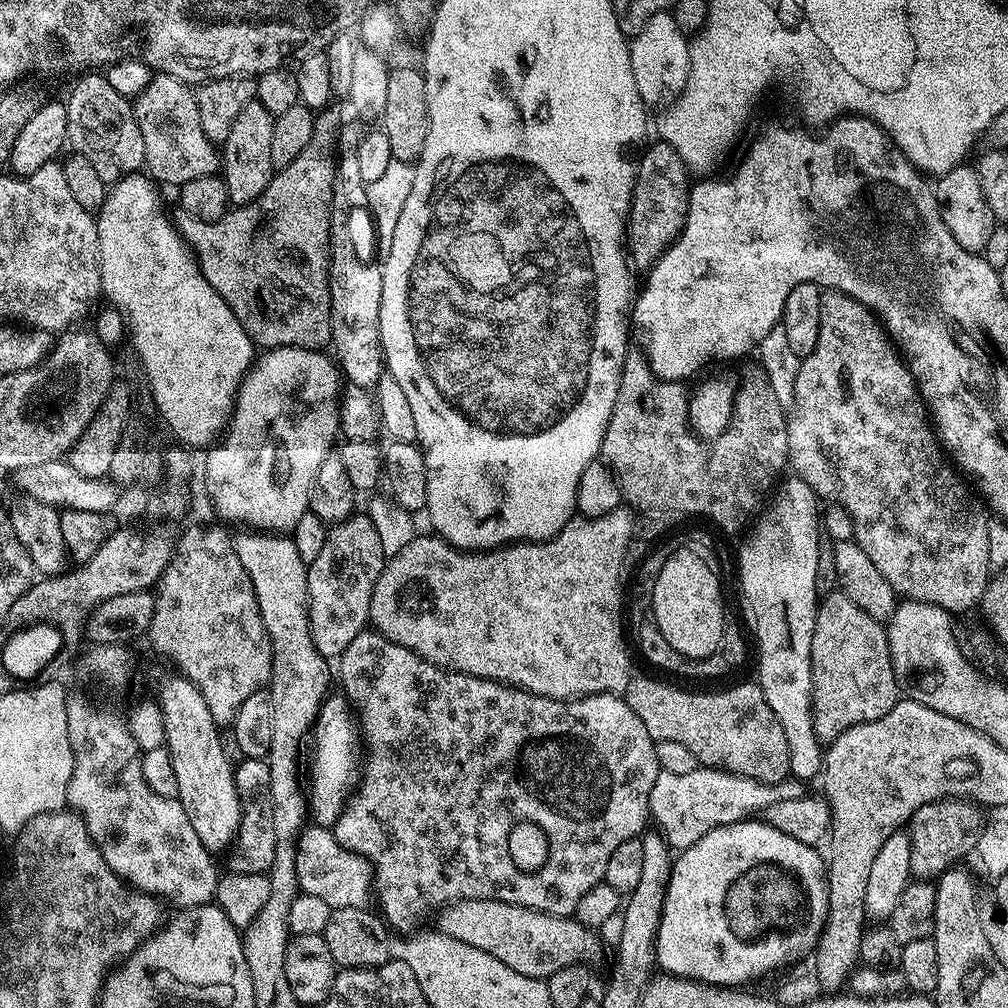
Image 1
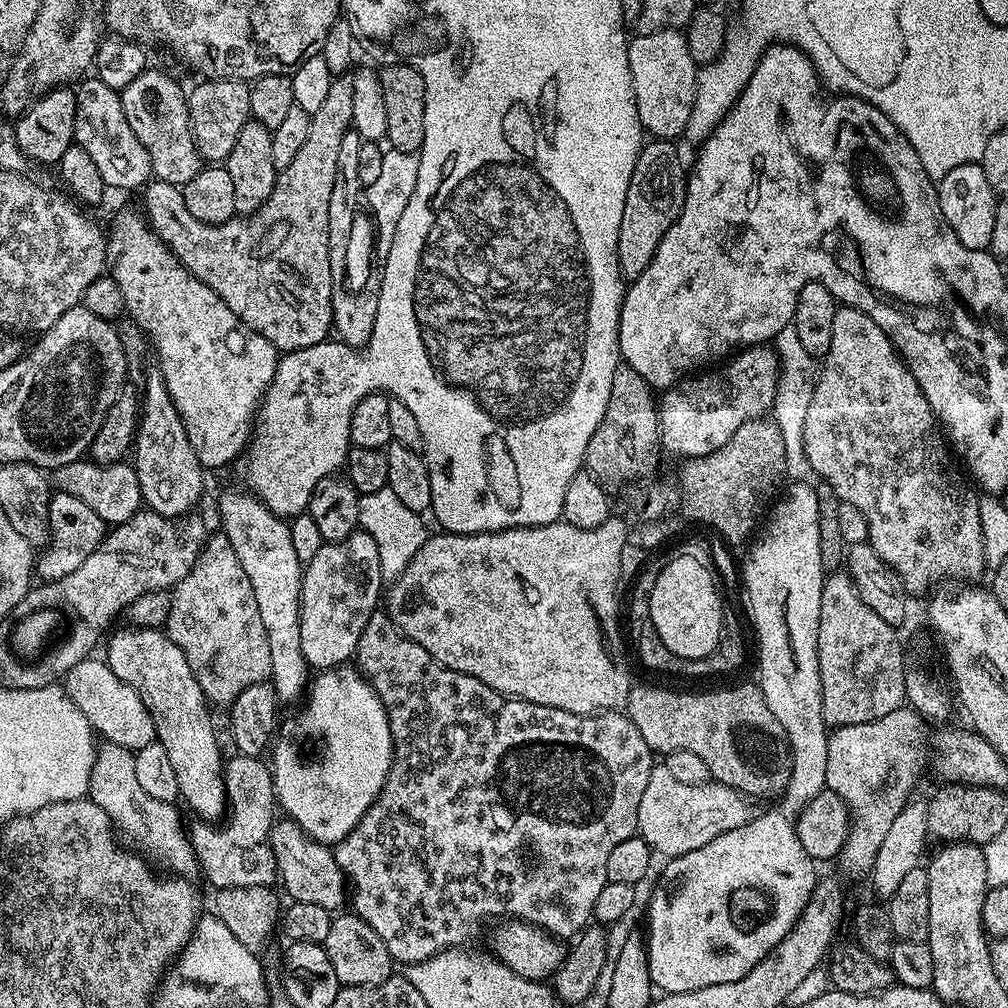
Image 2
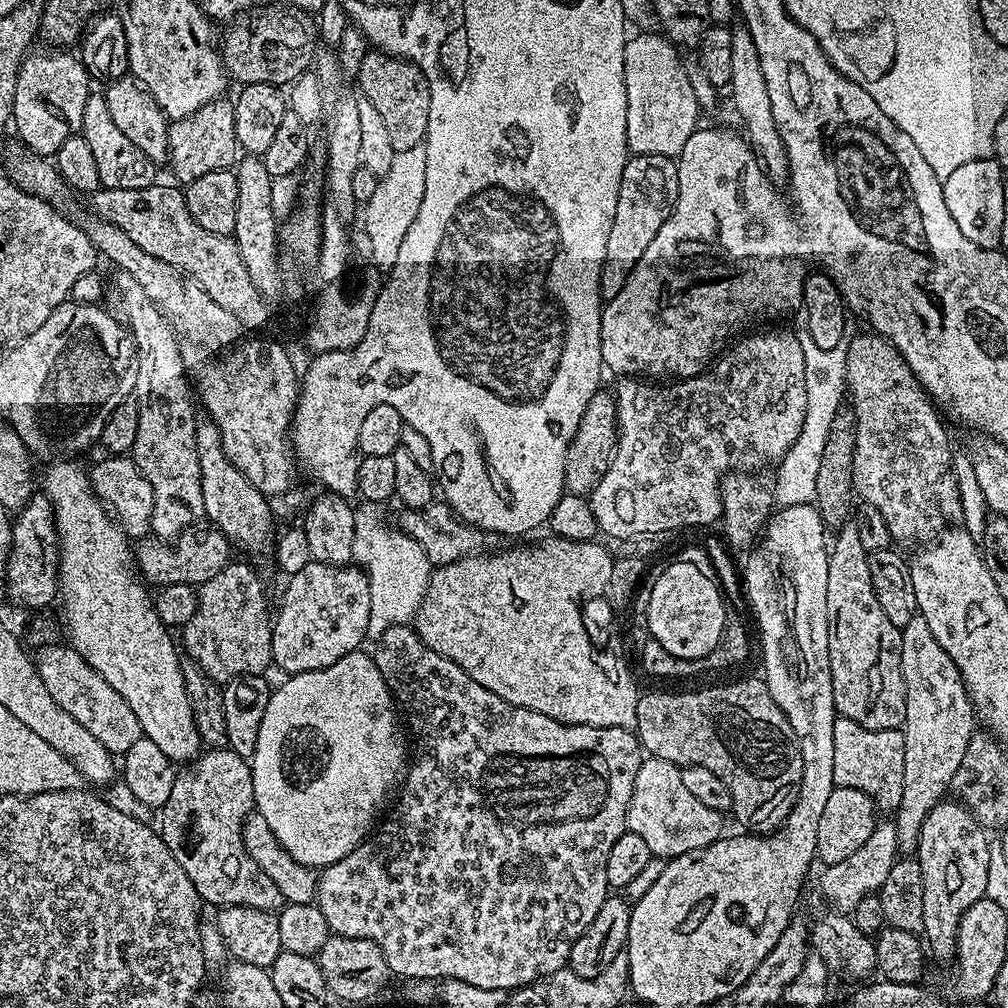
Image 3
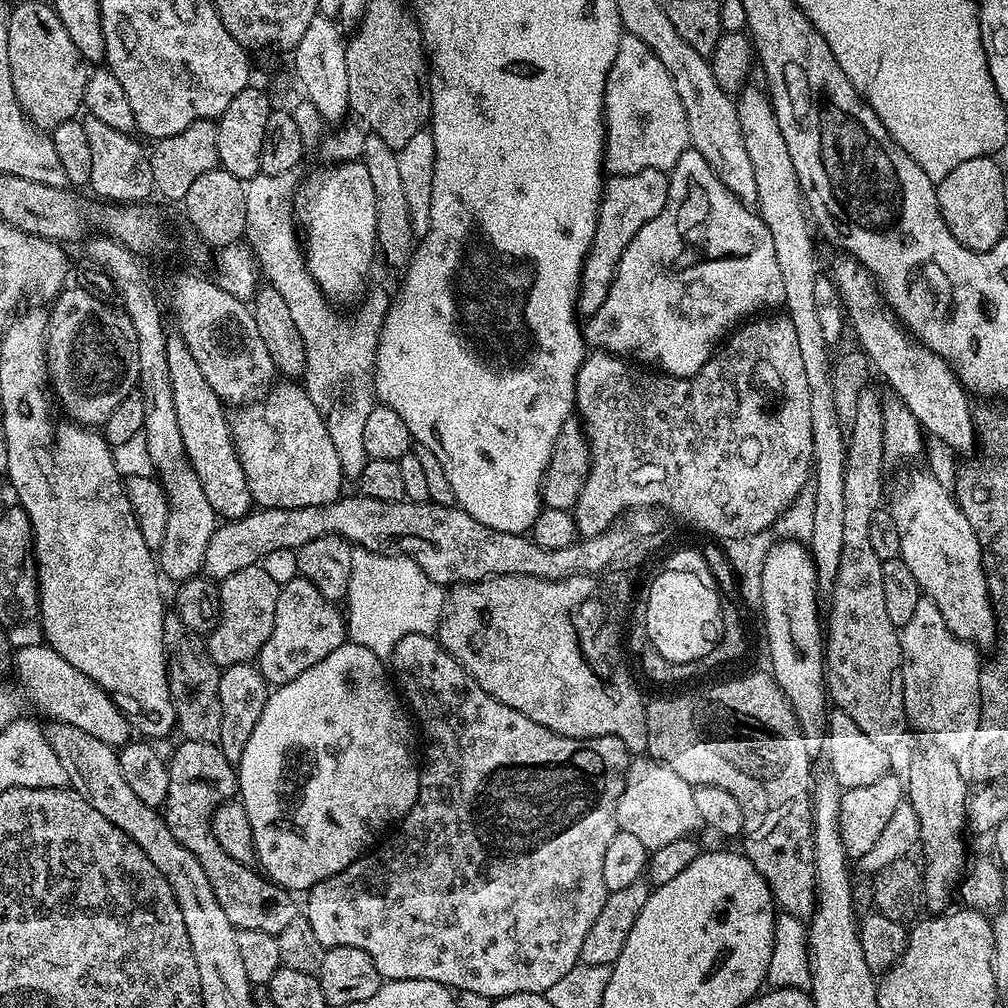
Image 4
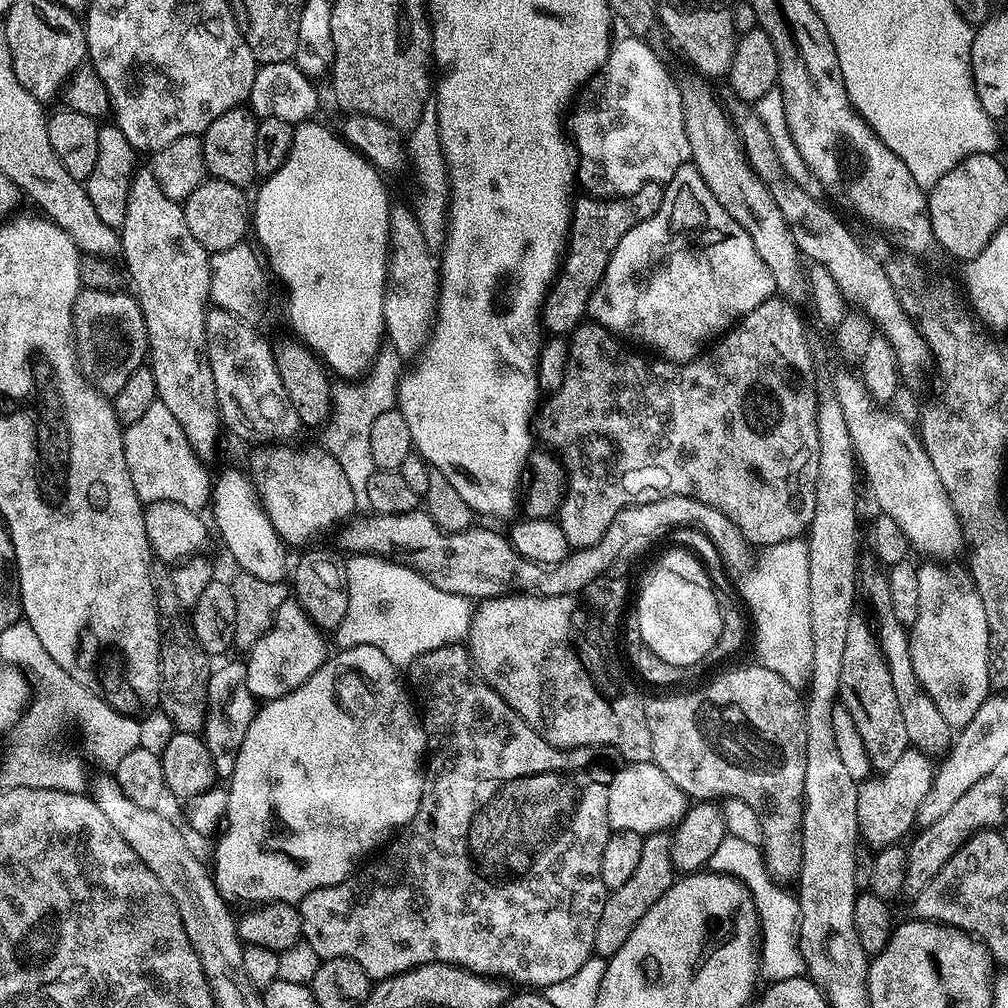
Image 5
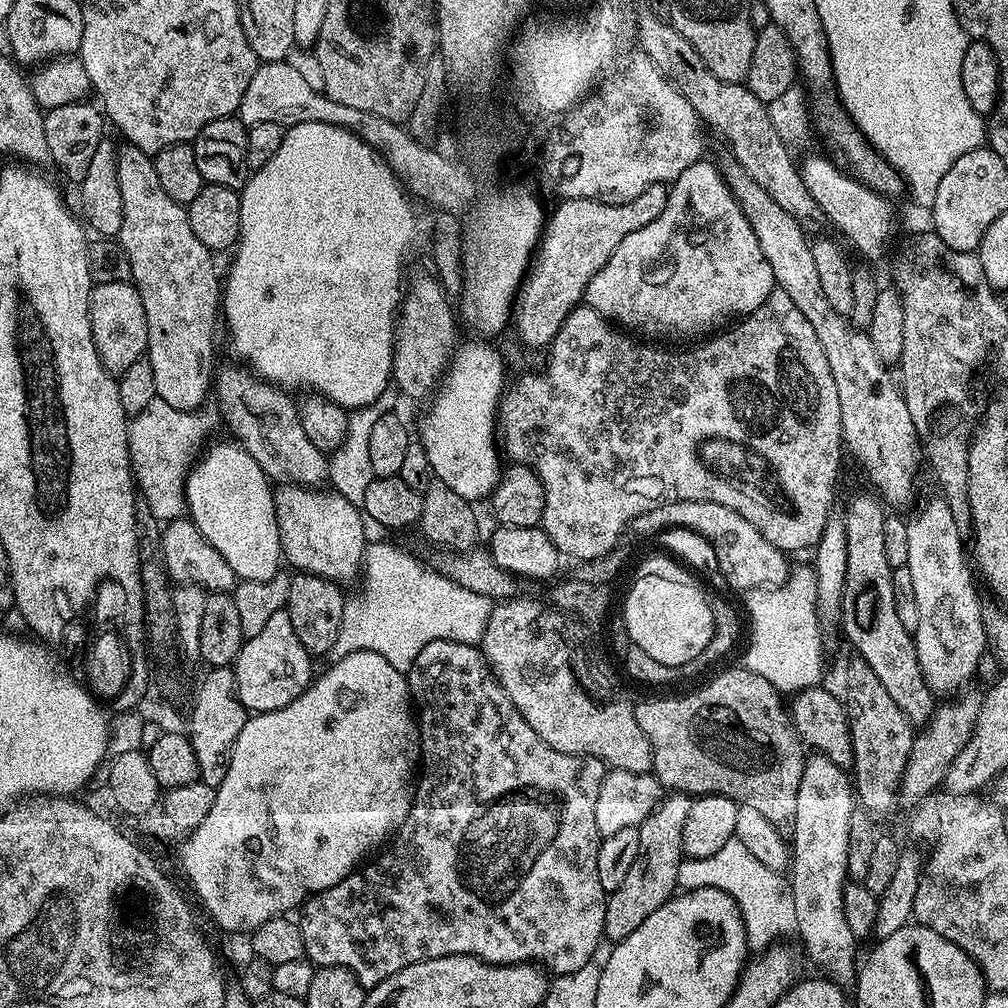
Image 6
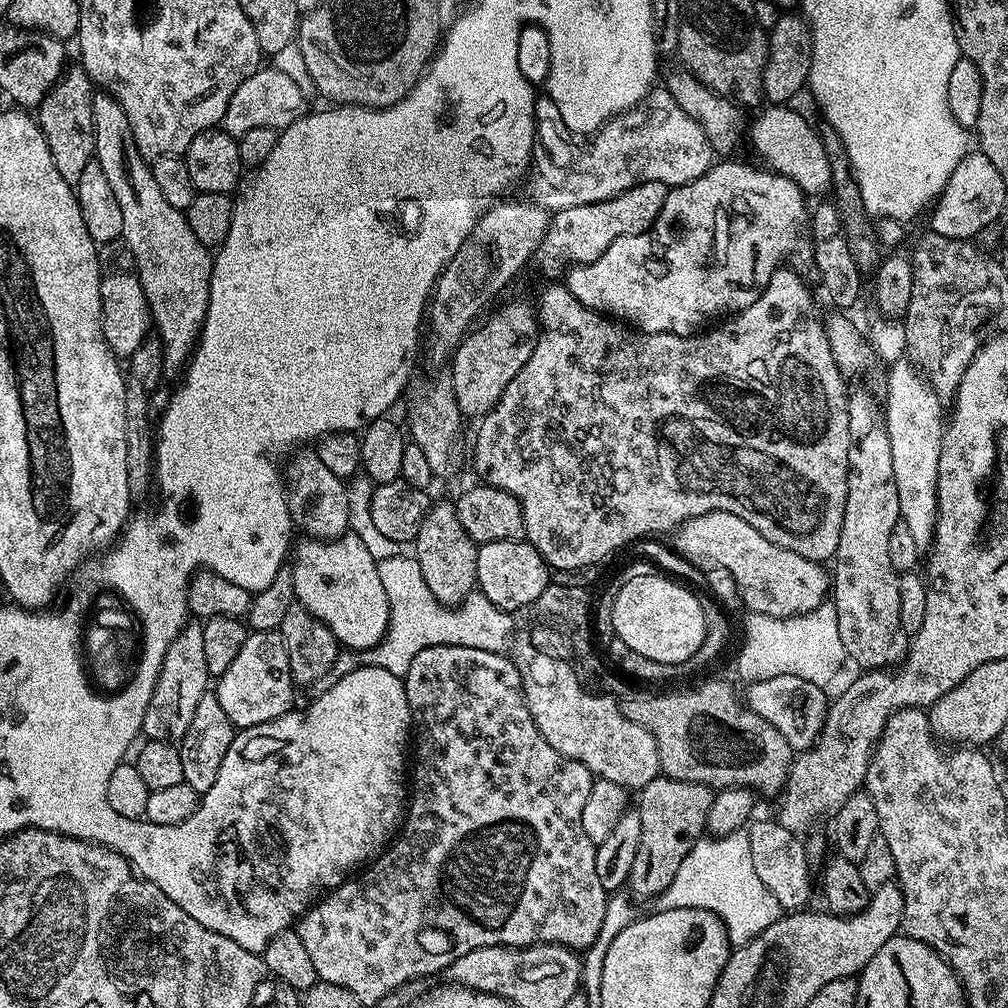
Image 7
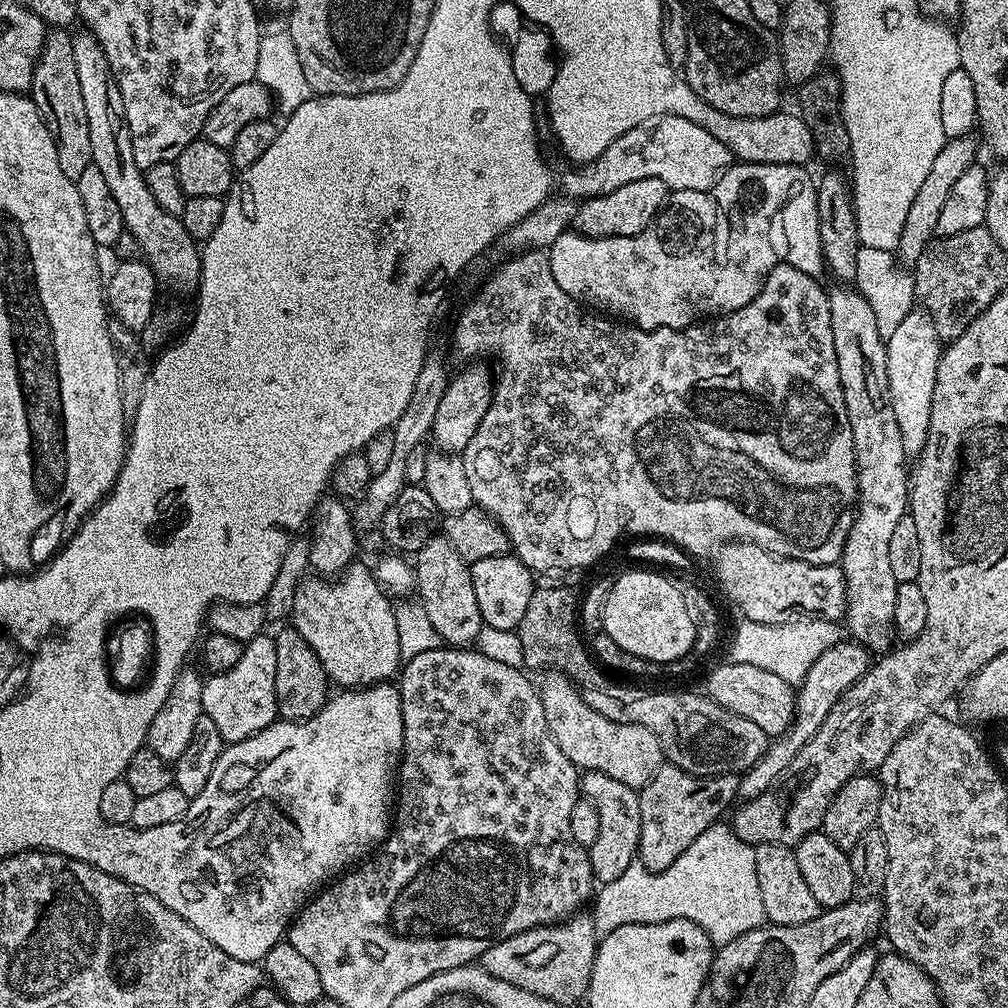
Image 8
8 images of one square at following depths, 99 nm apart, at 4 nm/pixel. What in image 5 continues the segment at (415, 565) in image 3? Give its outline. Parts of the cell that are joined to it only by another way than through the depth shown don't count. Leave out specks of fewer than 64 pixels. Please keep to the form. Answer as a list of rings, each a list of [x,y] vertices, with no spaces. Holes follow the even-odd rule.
[[[352,554],[347,557],[348,569],[348,605],[346,618],[334,630],[334,636],[340,643],[341,649],[354,646],[374,646],[390,658],[390,662],[397,666],[407,666],[417,657],[438,650],[447,644],[463,641],[468,634],[468,623],[472,619],[473,605],[469,597],[450,594],[446,590],[438,590],[422,574],[405,564],[395,564],[392,560],[384,560],[380,556],[365,556]]]

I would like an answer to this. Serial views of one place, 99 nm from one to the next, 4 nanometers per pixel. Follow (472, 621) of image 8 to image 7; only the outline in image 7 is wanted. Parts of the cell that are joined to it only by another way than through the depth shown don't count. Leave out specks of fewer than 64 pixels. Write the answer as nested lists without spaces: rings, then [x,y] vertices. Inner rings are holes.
[[[440,502],[429,507],[413,541],[412,552],[419,562],[426,586],[430,587],[430,592],[438,598],[440,604],[455,607],[475,589],[477,550],[478,546],[462,529],[453,503]]]

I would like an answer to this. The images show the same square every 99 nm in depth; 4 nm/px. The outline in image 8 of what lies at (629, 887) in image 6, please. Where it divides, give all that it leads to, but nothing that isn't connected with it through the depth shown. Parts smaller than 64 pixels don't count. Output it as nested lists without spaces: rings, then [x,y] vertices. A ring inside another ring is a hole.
[[[661,764],[647,786],[639,789],[642,810],[639,863],[652,872],[674,866],[690,842],[694,842],[694,838],[698,838],[698,834],[705,832],[710,825],[717,823],[723,817],[720,815],[724,811],[727,813],[737,803],[739,785],[740,776],[736,774],[695,776],[673,764]]]

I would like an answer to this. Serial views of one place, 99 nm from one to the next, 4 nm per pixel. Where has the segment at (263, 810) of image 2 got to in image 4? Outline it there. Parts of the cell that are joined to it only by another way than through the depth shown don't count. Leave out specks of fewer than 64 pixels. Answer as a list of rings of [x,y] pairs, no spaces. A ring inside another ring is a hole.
[[[181,739],[179,743],[180,745],[172,752],[172,760],[170,756],[167,761],[170,786],[168,797],[164,799],[162,805],[162,815],[164,821],[170,826],[170,834],[174,834],[174,838],[178,838],[178,842],[182,842],[182,846],[186,846],[186,850],[190,850],[190,854],[194,854],[194,858],[202,862],[202,870],[206,870],[206,878],[210,878],[210,886],[214,886],[214,898],[218,898],[218,903],[226,913],[226,918],[230,918],[230,922],[236,929],[262,930],[262,934],[276,937],[282,930],[286,930],[286,926],[290,926],[290,922],[294,922],[298,914],[297,897],[288,889],[279,888],[273,880],[269,880],[255,867],[230,858],[230,854],[226,854],[226,850],[222,850],[222,846],[214,838],[212,815],[218,805],[226,803],[237,795],[237,769],[226,758],[226,754],[222,754],[219,743],[211,744],[185,739]]]

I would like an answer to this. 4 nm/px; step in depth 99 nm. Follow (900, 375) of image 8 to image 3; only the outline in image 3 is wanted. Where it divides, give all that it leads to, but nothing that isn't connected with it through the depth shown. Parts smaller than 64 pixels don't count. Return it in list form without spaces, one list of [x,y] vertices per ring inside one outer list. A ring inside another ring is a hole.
[[[920,615],[910,618],[905,628],[900,629],[902,638],[902,678],[906,686],[906,718],[904,719],[904,753],[906,754],[906,770],[902,770],[902,798],[894,813],[894,823],[898,830],[898,846],[904,854],[915,853],[923,823],[934,806],[949,795],[952,779],[962,762],[962,754],[966,754],[970,738],[974,734],[974,709],[972,700],[968,697],[966,686],[962,682],[962,674],[958,666],[938,646],[938,638],[926,626],[926,618]]]

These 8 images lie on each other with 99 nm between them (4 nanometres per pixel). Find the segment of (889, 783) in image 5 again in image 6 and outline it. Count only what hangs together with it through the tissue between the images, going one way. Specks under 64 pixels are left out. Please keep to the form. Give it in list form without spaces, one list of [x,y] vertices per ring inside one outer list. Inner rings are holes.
[[[967,692],[953,695],[949,704],[941,703],[932,713],[928,723],[923,725],[921,732],[924,733],[921,736],[919,733],[913,739],[910,758],[906,762],[904,776],[900,779],[899,790],[903,803],[905,800],[908,806],[919,804],[943,785],[944,775],[950,770],[954,758],[958,758],[962,746],[966,746],[966,742],[972,737],[980,713],[982,696],[980,692]]]

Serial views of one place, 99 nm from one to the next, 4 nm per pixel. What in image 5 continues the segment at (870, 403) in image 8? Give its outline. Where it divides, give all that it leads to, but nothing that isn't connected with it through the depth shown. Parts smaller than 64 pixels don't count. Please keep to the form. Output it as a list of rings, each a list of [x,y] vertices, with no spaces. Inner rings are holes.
[[[880,582],[873,586],[872,604],[880,615],[880,628],[878,627],[880,648],[890,666],[890,682],[894,682],[894,694],[898,697],[898,710],[902,710],[902,723],[906,726],[909,745],[929,758],[943,757],[954,739],[954,729],[942,718],[942,714],[934,706],[931,698],[924,693],[914,674],[914,664],[910,662],[909,629],[903,628],[898,618],[894,618],[887,583]]]

